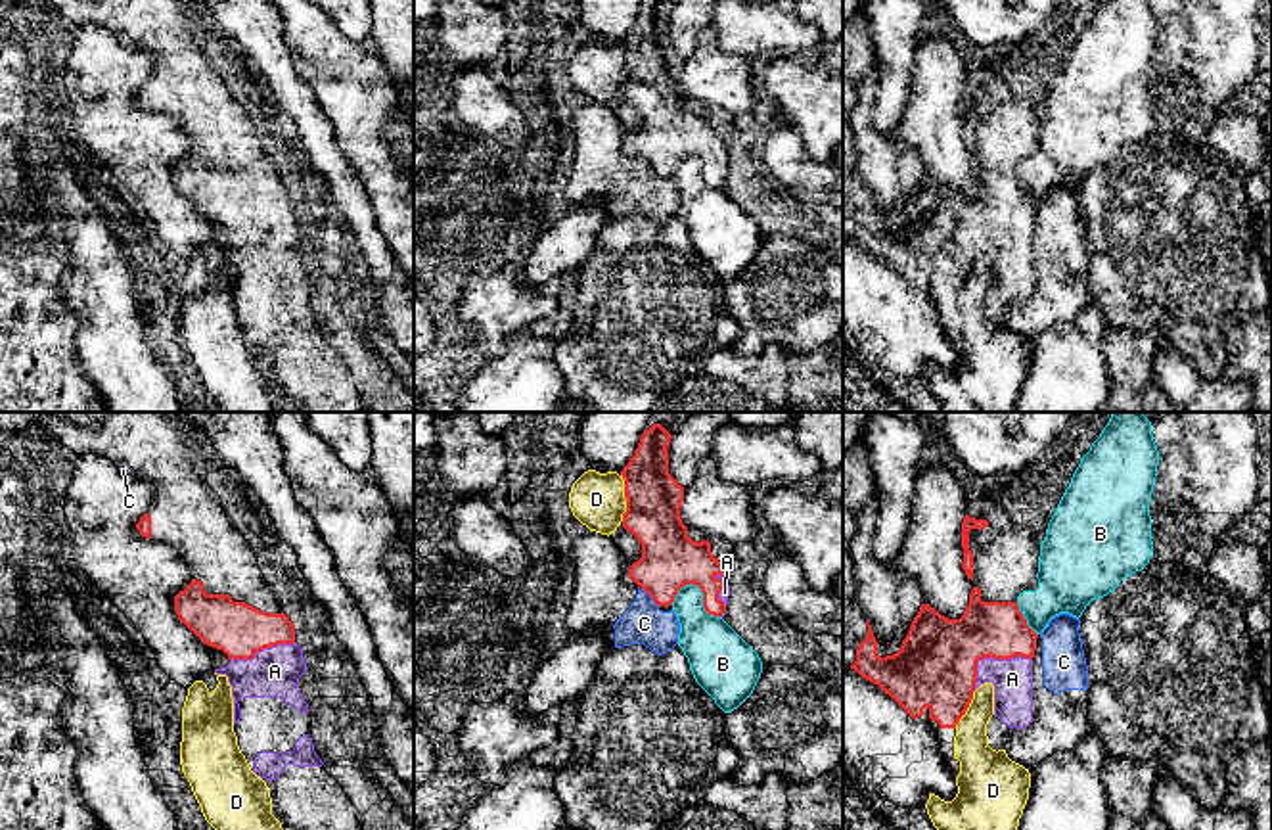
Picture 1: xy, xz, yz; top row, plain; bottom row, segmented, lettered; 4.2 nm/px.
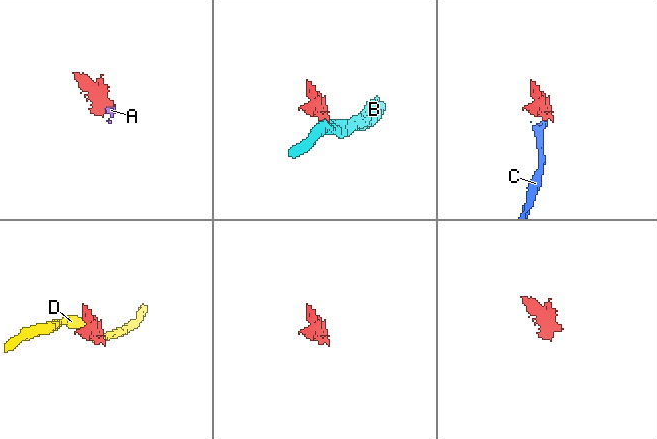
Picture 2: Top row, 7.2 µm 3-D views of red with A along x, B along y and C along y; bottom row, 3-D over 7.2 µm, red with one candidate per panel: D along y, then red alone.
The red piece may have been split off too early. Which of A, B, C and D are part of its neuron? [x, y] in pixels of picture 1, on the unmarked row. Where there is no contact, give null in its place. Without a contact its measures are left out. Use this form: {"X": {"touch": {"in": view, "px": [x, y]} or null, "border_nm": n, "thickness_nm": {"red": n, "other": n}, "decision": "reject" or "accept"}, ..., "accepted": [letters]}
{"A": {"touch": {"in": "xy", "px": [263, 219]}, "border_nm": 280, "thickness_nm": {"red": 220, "other": 220}, "decision": "accept"}, "B": {"touch": {"in": "xz", "px": [702, 161]}, "border_nm": 220, "thickness_nm": {"red": 240, "other": 240}, "decision": "reject"}, "C": {"touch": {"in": "xz", "px": [650, 165]}, "border_nm": 110, "thickness_nm": {"red": 240, "other": 180}, "decision": "reject"}, "D": {"touch": {"in": "xz", "px": [625, 68]}, "border_nm": 200, "thickness_nm": {"red": 240, "other": 220}, "decision": "reject"}, "accepted": ["A"]}

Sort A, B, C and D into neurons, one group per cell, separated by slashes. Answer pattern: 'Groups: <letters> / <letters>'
Groups: A / B / C / D

